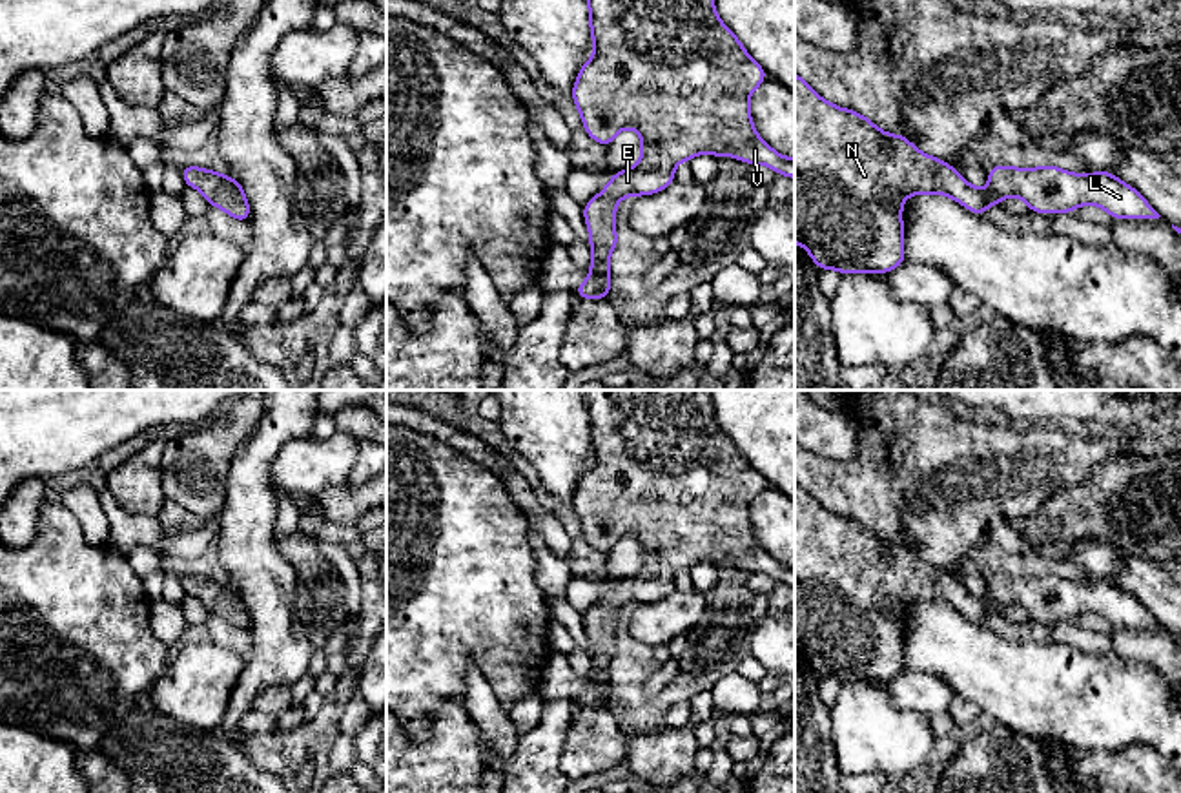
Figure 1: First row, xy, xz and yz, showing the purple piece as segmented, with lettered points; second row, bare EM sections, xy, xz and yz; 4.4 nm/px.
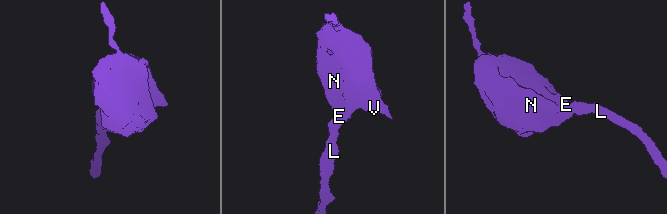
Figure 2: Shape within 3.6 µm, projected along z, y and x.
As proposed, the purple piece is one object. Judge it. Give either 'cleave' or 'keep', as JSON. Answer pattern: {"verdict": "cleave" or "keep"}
{"verdict": "keep"}

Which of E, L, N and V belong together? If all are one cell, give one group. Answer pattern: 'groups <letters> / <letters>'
groups E L N V

